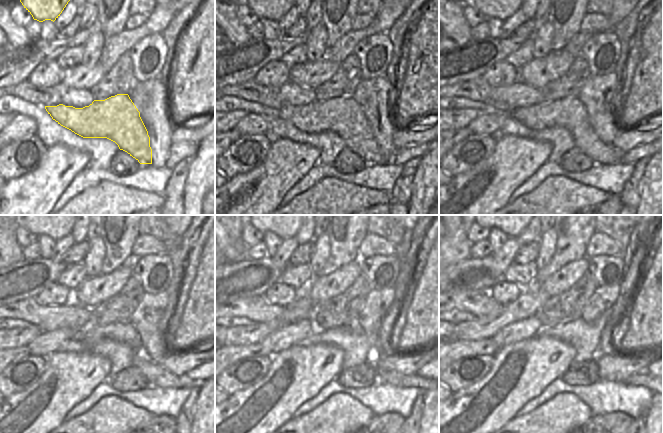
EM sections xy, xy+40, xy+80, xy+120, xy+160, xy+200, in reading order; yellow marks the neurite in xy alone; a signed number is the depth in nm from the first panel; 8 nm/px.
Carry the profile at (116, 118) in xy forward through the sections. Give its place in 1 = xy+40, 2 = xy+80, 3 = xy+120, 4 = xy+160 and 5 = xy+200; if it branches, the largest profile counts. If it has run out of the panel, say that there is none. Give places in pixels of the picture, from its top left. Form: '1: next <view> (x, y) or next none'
1: next xy+40 (344, 116)
2: next xy+80 (569, 113)
3: next xy+120 (156, 375)
4: next xy+160 (391, 377)
5: next xy+200 (627, 381)

